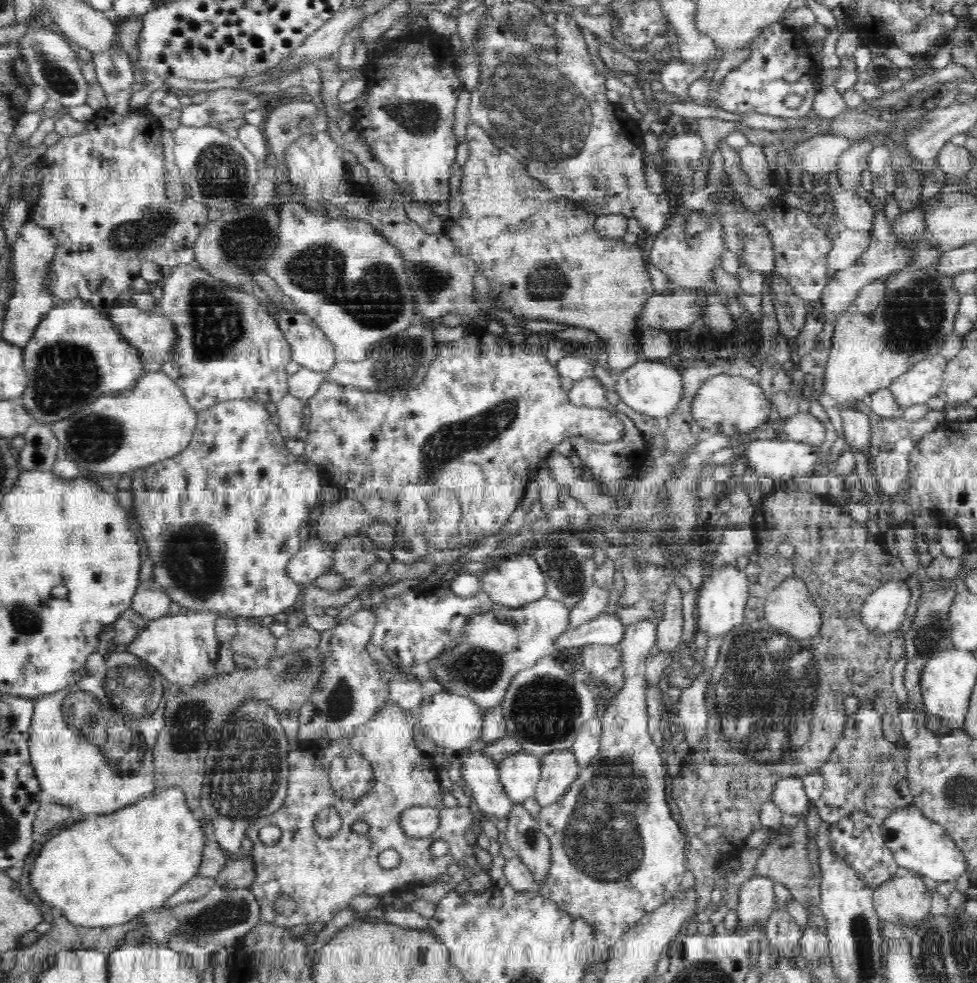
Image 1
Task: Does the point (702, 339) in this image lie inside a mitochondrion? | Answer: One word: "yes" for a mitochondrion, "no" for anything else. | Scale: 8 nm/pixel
no

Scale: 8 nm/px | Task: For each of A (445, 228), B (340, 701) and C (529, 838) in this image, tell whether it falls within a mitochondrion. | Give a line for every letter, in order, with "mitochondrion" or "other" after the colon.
A: other
B: mitochondrion
C: mitochondrion

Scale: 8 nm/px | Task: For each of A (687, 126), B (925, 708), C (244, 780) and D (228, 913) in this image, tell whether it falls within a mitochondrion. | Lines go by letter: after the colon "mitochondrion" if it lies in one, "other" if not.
A: other
B: other
C: mitochondrion
D: mitochondrion

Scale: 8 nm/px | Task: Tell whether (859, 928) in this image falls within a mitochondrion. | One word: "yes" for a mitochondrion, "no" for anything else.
yes

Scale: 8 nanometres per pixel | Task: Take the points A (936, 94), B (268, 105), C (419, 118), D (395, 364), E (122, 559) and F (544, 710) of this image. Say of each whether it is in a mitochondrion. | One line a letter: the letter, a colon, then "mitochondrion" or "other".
A: other
B: other
C: mitochondrion
D: mitochondrion
E: other
F: mitochondrion

